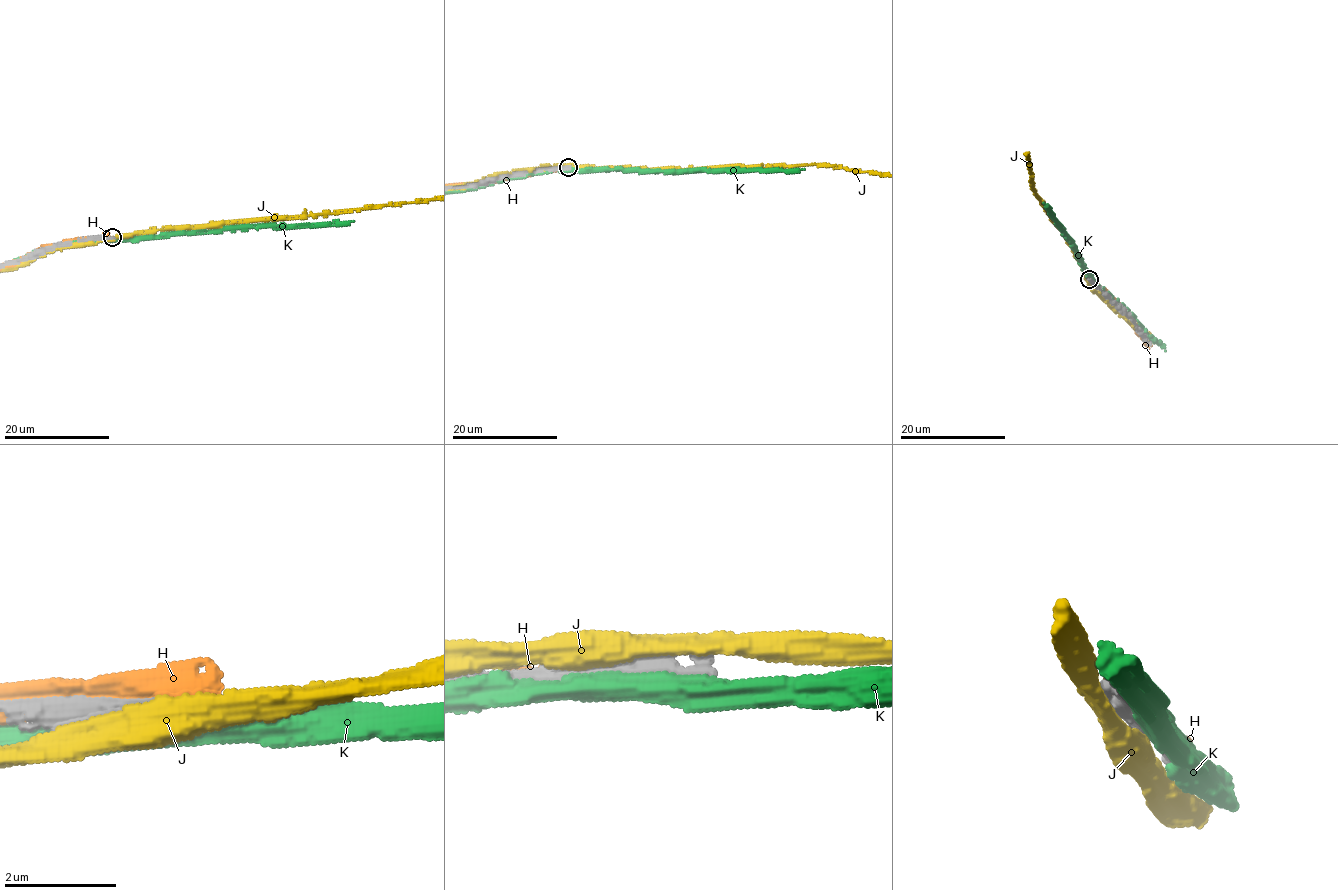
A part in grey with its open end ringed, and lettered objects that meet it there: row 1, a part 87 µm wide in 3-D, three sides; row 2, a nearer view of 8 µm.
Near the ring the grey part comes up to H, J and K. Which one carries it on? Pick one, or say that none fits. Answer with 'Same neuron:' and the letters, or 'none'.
Same neuron: none

